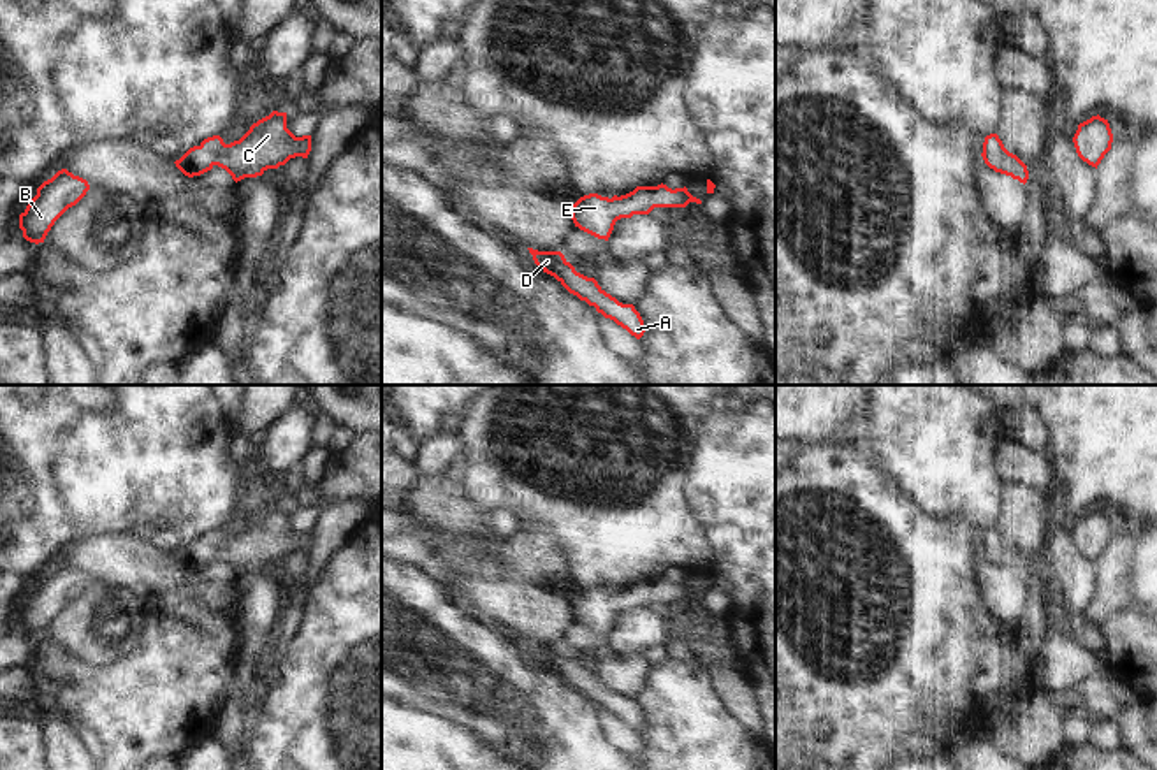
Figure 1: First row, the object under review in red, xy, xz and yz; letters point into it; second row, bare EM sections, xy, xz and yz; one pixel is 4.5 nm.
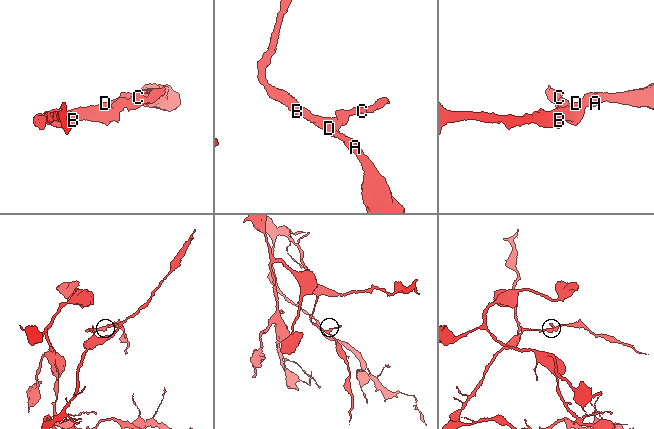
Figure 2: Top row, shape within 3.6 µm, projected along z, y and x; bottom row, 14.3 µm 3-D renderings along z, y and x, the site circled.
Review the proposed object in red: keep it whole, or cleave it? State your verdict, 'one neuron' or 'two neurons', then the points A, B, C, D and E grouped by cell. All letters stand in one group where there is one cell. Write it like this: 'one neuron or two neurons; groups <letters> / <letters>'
one neuron; groups A B C D E

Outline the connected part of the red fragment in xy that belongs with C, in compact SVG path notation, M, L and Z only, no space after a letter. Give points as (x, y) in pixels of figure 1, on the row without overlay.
M273 505L253 517L239 534L225 538L220 529L207 531L174 557L188 571L218 559L237 577L262 570L267 563L278 563L290 552L308 552L309 545L311 529L295 531L287 522L287 506Z

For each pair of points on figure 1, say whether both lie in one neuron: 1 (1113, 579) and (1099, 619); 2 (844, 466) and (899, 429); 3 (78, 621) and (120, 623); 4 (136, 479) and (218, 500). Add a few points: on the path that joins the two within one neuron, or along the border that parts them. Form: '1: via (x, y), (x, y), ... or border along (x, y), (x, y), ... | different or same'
1: via (1113, 589), (1101, 609) | same
2: border along (862, 449), (862, 456), (894, 480) | different
3: via (88, 623), (109, 623) | same
4: via (157, 479), (187, 486), (197, 493) | same

